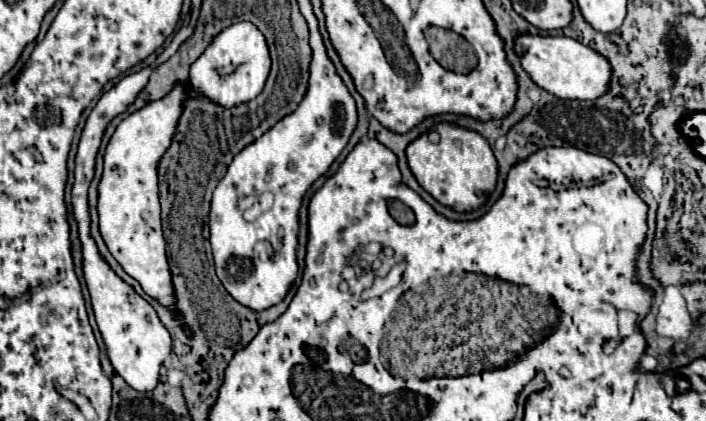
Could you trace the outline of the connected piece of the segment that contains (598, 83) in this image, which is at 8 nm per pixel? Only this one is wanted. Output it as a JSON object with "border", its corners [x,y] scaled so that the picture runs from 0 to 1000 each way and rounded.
{"border":[[[732,81],[729,86],[729,128],[738,138],[741,166],[752,181],[752,190],[786,223],[797,238],[843,238],[860,219],[865,157],[863,147],[846,128],[843,119],[826,109],[823,100],[803,90],[803,86],[763,86],[763,81]]]}

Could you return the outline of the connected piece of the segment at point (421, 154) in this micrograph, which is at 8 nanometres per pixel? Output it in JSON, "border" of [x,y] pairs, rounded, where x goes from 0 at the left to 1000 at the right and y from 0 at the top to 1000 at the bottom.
{"border":[[[622,290],[616,304],[622,314],[619,342],[593,323],[579,337],[574,356],[576,390],[585,418],[599,442],[599,451],[605,451],[619,480],[639,489],[647,504],[678,494],[698,456],[704,432],[704,380],[695,347],[681,318],[653,299],[642,299],[636,290]]]}

